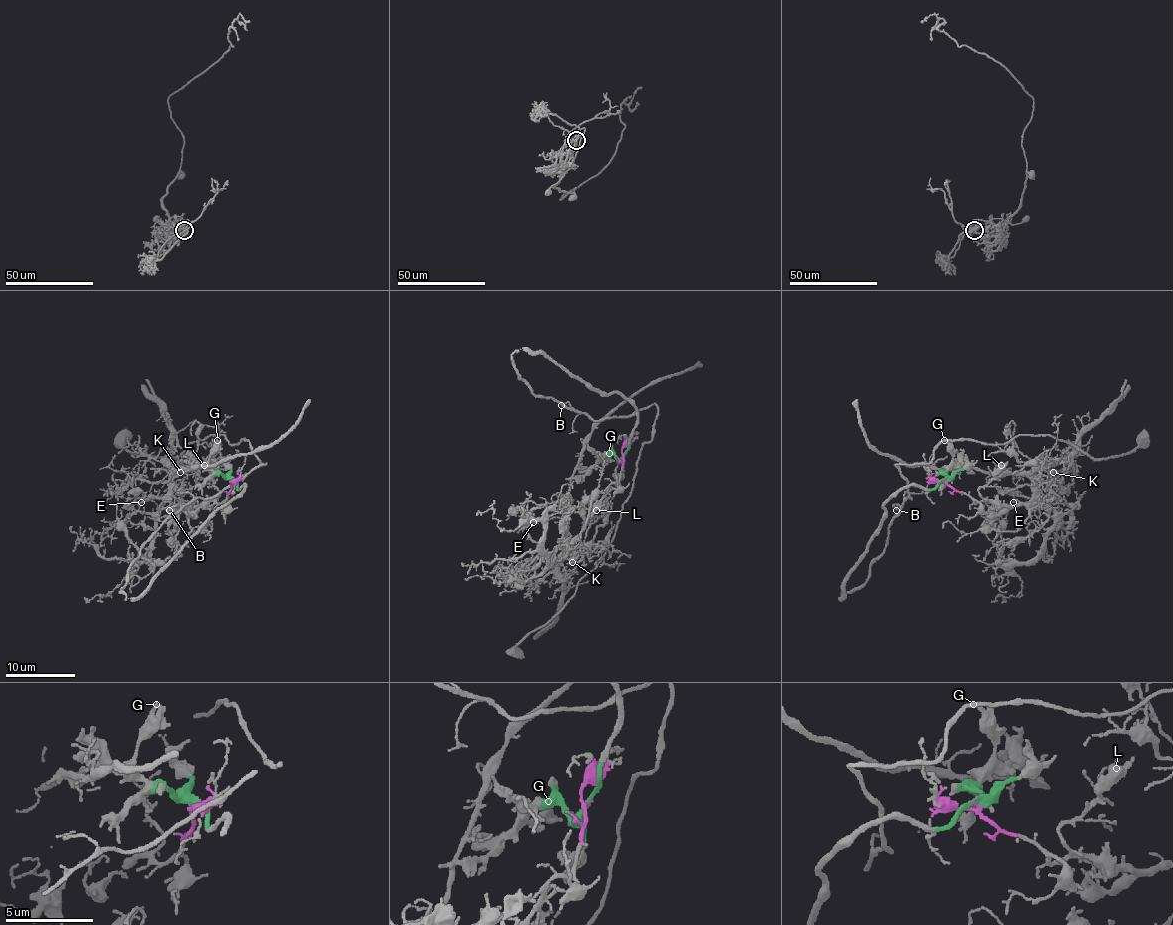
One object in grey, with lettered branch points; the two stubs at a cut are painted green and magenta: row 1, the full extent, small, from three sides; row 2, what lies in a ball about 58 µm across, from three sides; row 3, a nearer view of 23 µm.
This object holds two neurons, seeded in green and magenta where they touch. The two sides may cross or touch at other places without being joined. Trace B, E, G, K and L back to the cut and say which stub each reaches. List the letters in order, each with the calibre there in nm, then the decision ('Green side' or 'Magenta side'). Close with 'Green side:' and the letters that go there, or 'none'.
B: Thickness 120 nm. Green side
E: Thickness 120 nm. Magenta side
G: Thickness 190 nm. Green side
K: Thickness 160 nm. Magenta side
L: Thickness 100 nm. Magenta side
Green side: B, G

